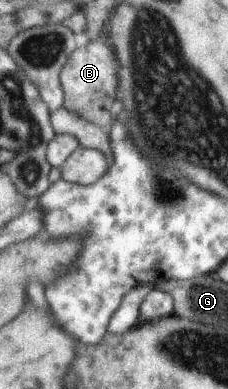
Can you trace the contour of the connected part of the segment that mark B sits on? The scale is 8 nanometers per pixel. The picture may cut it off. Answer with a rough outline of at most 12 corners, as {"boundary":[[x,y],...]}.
{"boundary":[[92,39],[70,54],[65,107],[109,133],[117,93],[113,49]]}

